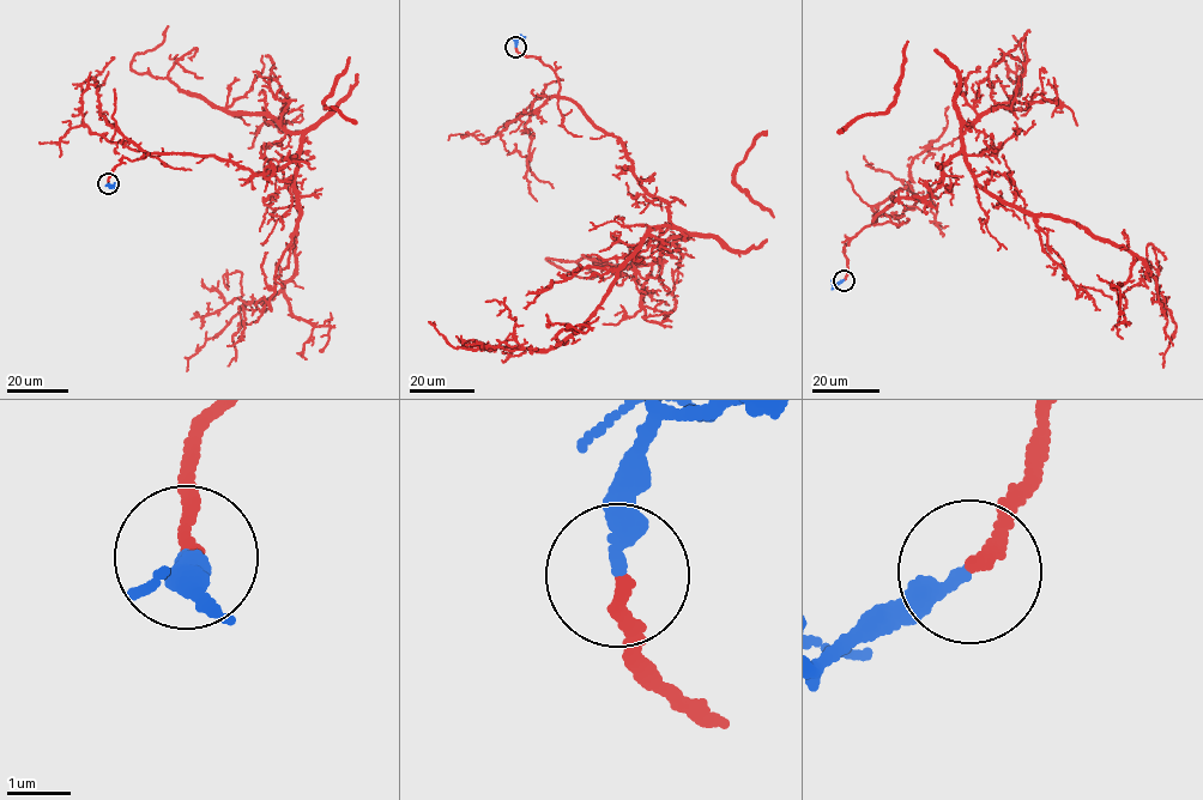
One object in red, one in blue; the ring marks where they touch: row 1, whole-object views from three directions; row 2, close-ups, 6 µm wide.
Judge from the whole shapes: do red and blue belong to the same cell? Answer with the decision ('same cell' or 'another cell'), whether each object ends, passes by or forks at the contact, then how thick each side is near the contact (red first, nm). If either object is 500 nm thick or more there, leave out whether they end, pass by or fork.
same cell; red ends there; blue ends there; 180 nm thick on the red side, 280 nm on the other

